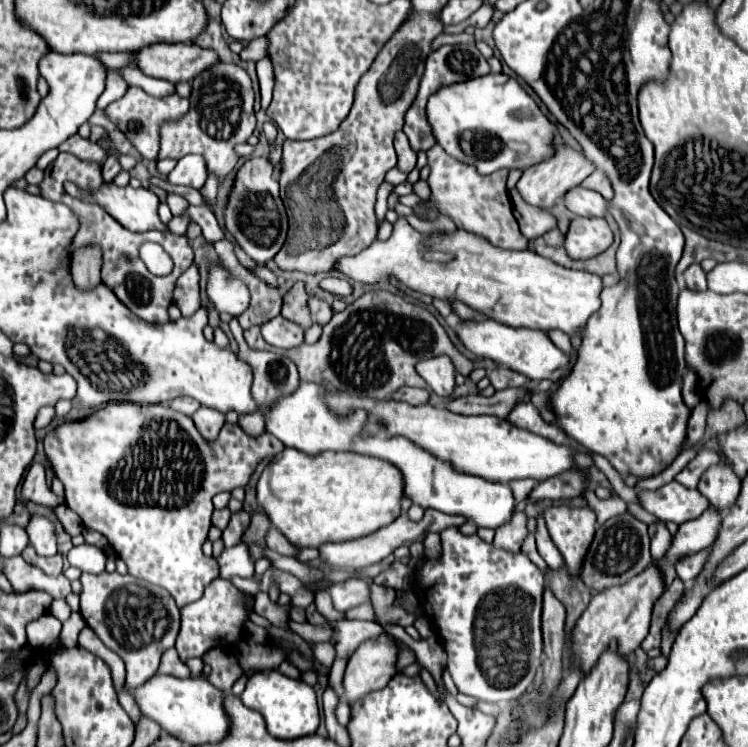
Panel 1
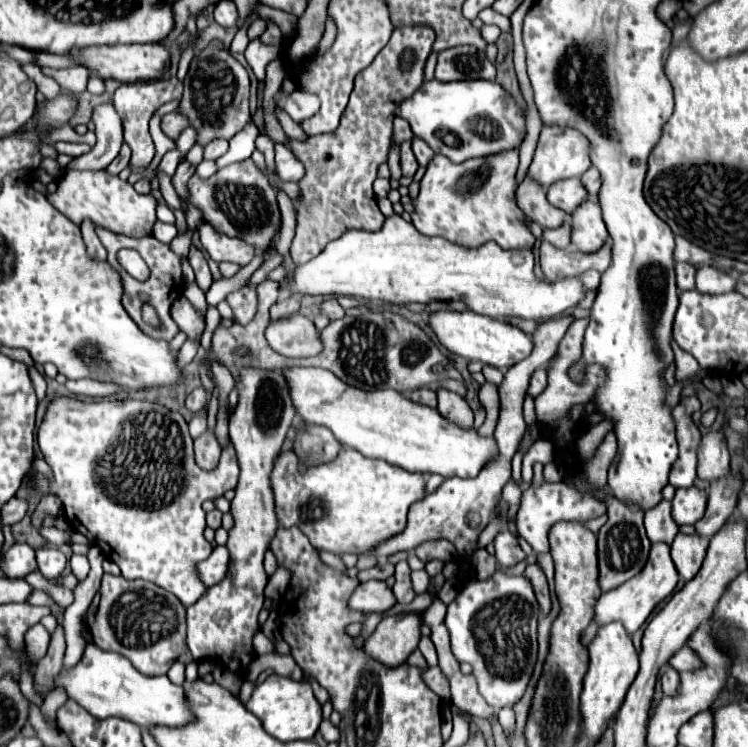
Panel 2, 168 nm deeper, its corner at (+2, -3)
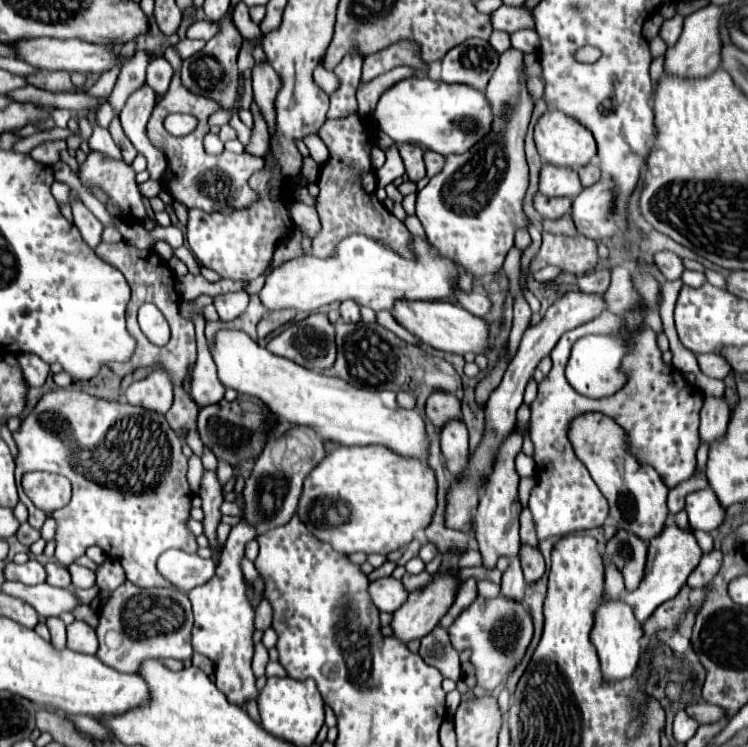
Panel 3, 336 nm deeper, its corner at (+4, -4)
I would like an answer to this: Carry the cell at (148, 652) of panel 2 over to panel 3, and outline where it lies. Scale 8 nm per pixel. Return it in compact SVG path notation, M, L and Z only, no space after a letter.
M124 582L120 588L116 588L112 592L112 598L108 600L108 604L100 610L98 614L100 624L98 624L98 642L100 648L96 652L96 656L106 664L112 666L114 670L122 670L126 674L134 674L140 664L148 658L176 658L176 660L188 660L192 658L192 626L194 626L194 618L192 618L192 608L190 608L190 600L186 594L174 590L174 588L138 588L132 582Z

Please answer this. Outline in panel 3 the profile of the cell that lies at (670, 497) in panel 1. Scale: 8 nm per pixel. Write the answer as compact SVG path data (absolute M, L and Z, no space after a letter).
M712 488L692 492L686 498L686 512L688 512L690 526L694 530L702 530L702 532L716 530L726 518L726 510L718 502Z

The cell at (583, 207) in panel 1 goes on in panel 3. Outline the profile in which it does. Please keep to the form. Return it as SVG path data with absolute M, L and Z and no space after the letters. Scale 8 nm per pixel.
M542 164L540 168L540 192L548 198L554 196L578 196L582 190L580 178L572 168L558 168L550 164Z

